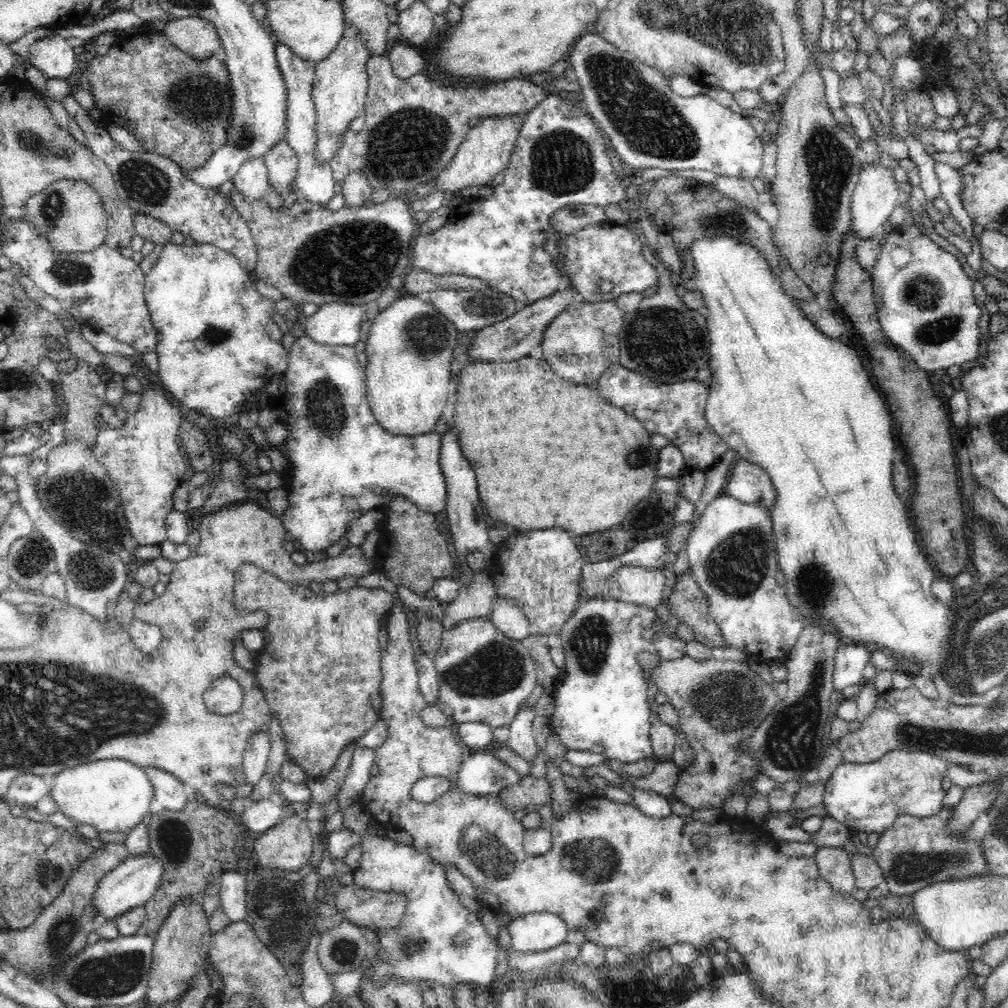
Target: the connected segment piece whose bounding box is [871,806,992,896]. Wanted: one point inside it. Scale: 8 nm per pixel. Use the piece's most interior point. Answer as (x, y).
(914, 852)

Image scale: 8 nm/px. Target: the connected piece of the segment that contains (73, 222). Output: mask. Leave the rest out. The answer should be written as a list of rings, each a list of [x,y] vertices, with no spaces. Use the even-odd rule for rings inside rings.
[[[62,177],[48,188],[30,196],[24,206],[36,229],[46,232],[47,240],[59,252],[92,252],[102,245],[107,234],[107,214],[99,193],[87,181]]]

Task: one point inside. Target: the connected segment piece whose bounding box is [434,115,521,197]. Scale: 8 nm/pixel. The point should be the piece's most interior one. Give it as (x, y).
(489, 143)

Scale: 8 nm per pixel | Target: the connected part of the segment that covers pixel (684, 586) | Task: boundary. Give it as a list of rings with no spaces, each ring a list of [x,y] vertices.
[[[690,569],[675,582],[668,596],[668,608],[679,623],[690,626],[694,631],[694,640],[714,649],[724,645],[721,630],[710,616],[708,599],[693,579]]]

